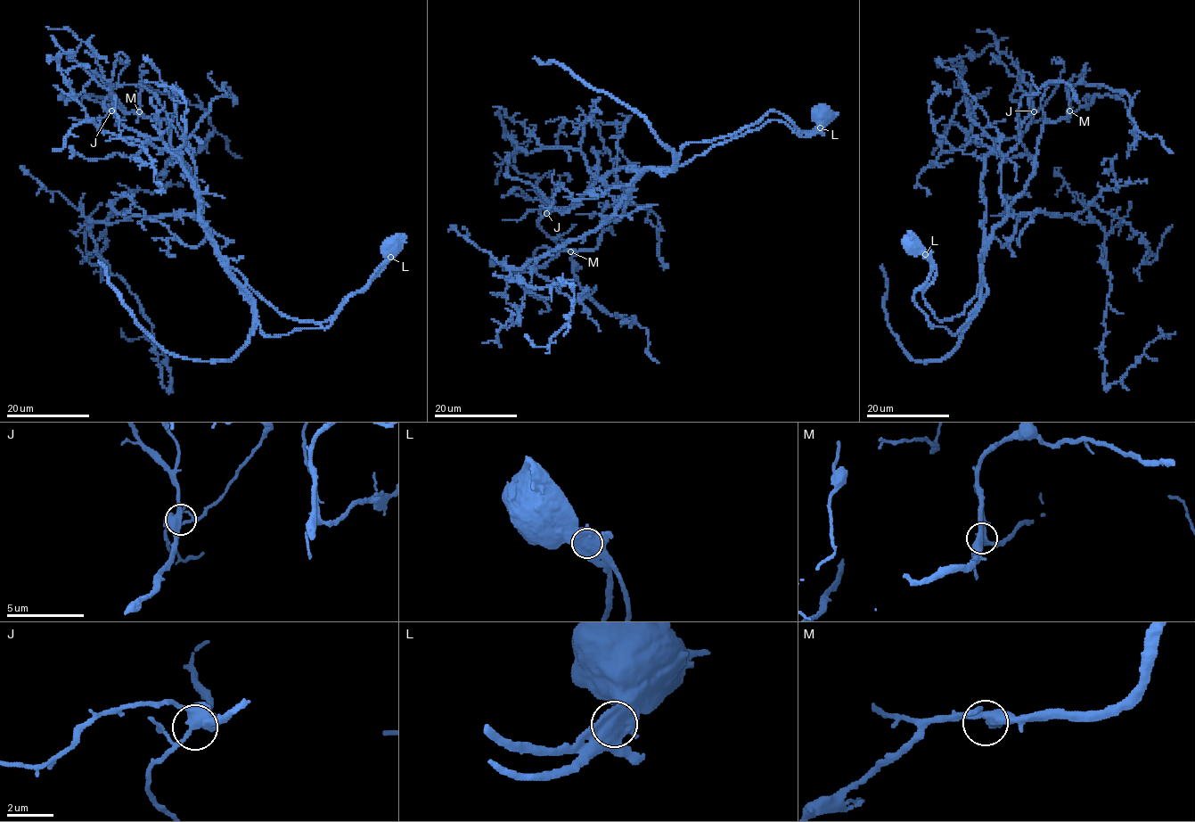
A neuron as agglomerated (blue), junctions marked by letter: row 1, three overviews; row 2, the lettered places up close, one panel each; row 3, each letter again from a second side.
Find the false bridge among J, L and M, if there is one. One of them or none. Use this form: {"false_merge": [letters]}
{"false_merge": ["L"]}

